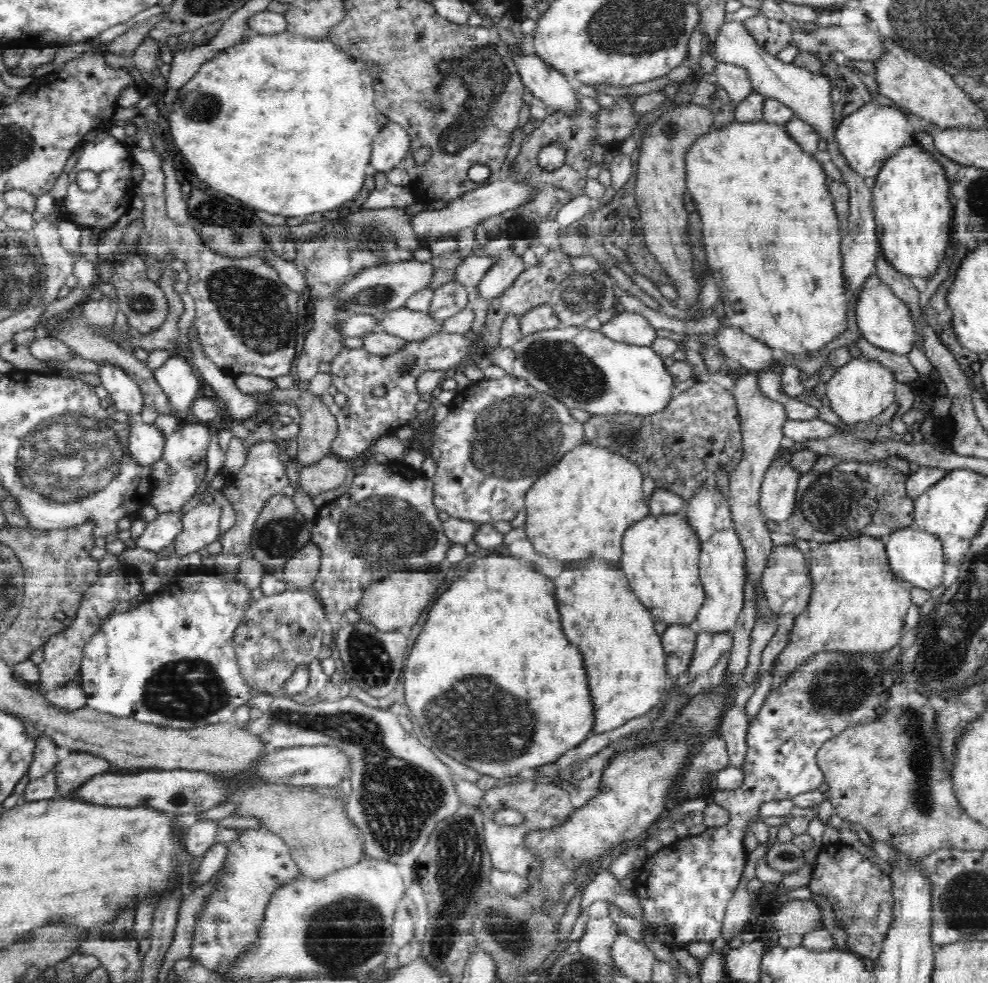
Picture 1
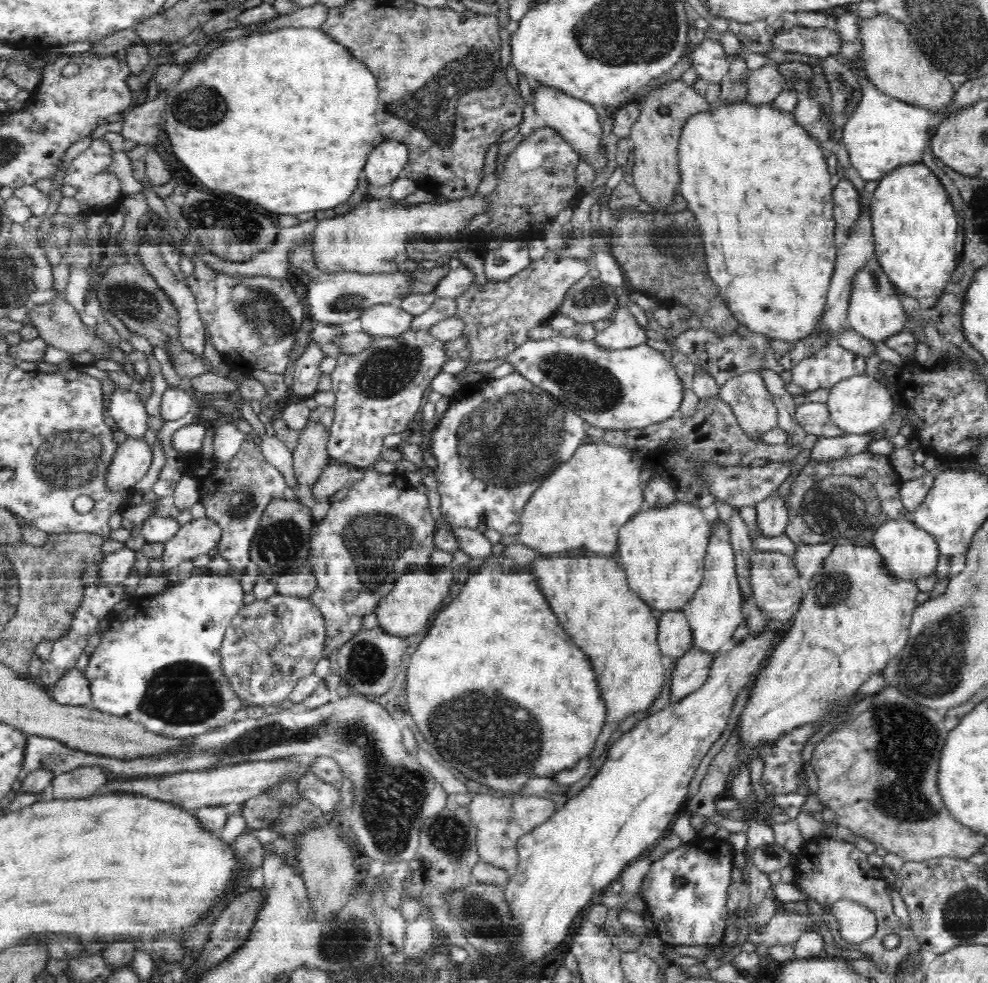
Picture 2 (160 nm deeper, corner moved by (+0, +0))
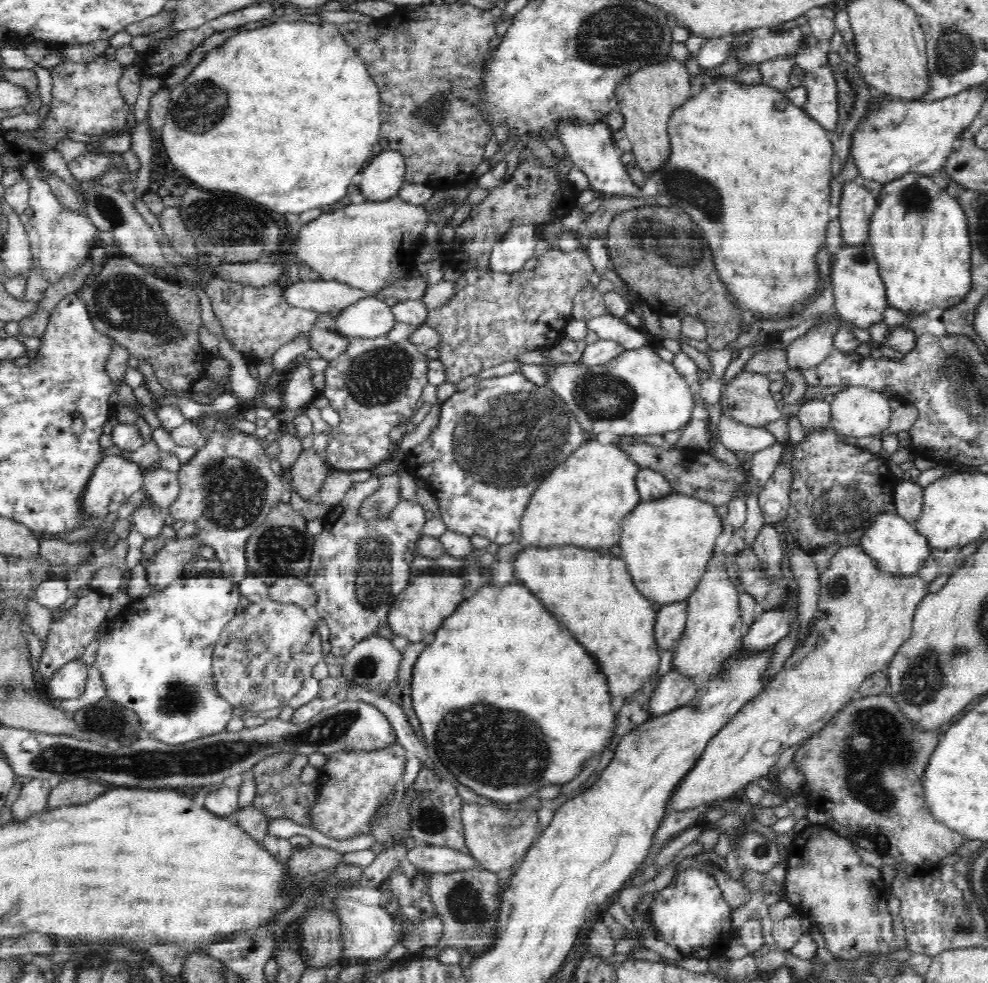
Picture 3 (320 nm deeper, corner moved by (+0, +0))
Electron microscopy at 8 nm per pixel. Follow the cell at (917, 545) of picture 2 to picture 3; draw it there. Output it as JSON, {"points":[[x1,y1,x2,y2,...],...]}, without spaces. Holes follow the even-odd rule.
{"points":[[897,512,882,513,876,517,860,537,858,545,868,556,877,560,880,570,905,578,916,574,924,565,926,557,931,554,928,539,916,530,915,523,908,522]]}

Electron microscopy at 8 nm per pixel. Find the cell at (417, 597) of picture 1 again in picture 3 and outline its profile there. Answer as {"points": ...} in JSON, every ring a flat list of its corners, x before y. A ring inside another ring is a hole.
{"points":[[414,574,402,593,392,602,388,610,388,626,393,634,406,636,409,641,420,642,430,640,440,624,465,601,462,596,464,581,461,575,454,574]]}

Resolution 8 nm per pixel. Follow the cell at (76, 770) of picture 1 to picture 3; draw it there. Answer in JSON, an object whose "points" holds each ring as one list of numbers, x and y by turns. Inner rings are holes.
{"points":[[84,778,62,781,50,791,45,810,88,803,107,791,104,786,106,785,102,782,92,782,91,779]]}

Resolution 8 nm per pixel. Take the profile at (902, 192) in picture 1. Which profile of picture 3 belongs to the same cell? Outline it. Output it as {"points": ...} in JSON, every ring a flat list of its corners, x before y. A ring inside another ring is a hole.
{"points":[[904,174,892,182,884,183,869,224,869,241,875,261,879,265,887,294,887,307,914,317,938,308,948,311,969,293,971,284,970,235,966,214,953,196,944,194,930,176]]}

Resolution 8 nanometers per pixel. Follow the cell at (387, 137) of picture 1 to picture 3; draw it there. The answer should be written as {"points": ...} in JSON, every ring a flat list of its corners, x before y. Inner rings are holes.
{"points":[[382,149,361,171,363,179,358,187,362,196,368,202,396,197,405,183,405,168,399,150]]}

